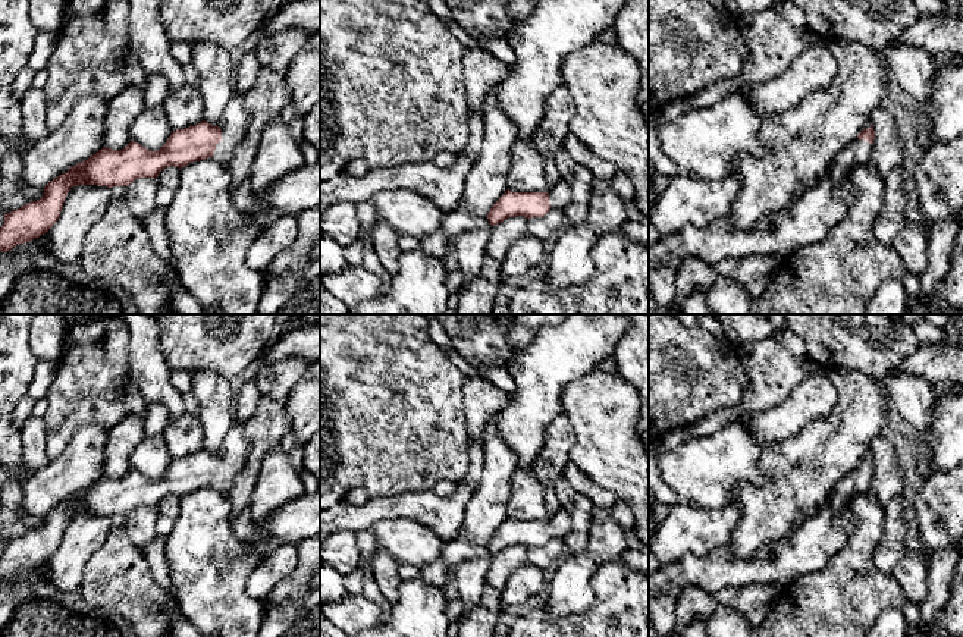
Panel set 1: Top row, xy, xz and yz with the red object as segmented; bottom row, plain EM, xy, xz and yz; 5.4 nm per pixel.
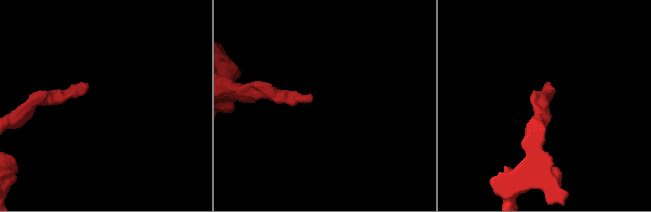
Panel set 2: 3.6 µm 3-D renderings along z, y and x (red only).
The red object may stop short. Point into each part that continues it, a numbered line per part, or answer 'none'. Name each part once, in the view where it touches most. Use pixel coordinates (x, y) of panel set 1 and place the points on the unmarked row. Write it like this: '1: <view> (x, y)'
1: xy (235, 448)

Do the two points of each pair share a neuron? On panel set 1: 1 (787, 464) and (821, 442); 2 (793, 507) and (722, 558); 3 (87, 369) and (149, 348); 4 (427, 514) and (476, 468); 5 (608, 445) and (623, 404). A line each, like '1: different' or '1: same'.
1: same
2: different
3: different
4: different
5: same

